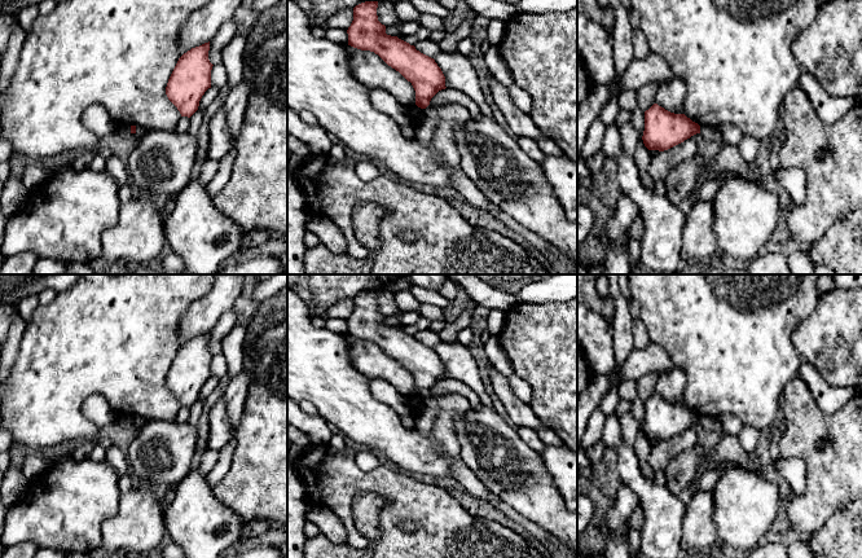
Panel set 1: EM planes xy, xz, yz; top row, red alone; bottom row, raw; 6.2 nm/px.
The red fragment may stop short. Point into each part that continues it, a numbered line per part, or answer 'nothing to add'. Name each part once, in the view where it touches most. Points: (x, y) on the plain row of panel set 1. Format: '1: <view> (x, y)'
nothing to add

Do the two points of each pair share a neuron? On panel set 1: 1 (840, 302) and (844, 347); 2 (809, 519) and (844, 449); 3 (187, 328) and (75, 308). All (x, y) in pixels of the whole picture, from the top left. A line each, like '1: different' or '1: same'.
1: same
2: same
3: different

